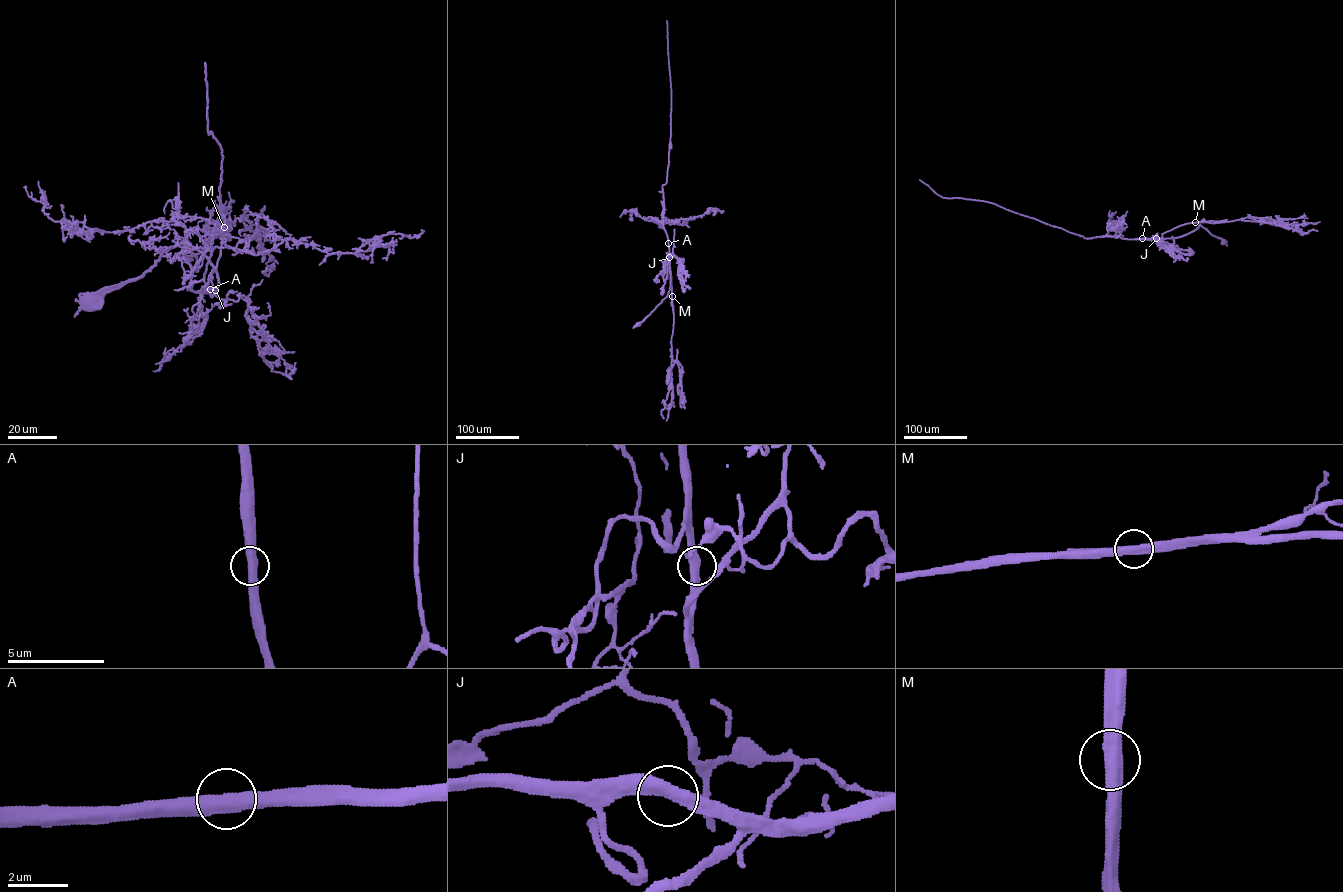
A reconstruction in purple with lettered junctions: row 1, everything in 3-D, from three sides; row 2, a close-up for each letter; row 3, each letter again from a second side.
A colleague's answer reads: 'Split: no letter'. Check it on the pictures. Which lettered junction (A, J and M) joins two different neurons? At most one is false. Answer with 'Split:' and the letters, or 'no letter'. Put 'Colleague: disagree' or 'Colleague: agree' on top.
Colleague: disagree
Split: M

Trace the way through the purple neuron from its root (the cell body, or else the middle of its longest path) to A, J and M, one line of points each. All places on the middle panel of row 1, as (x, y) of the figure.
A: (638, 325), (669, 289), (668, 243)
J: (638, 325), (668, 294), (669, 257)
M: (638, 325), (668, 294), (668, 263), (671, 296)

